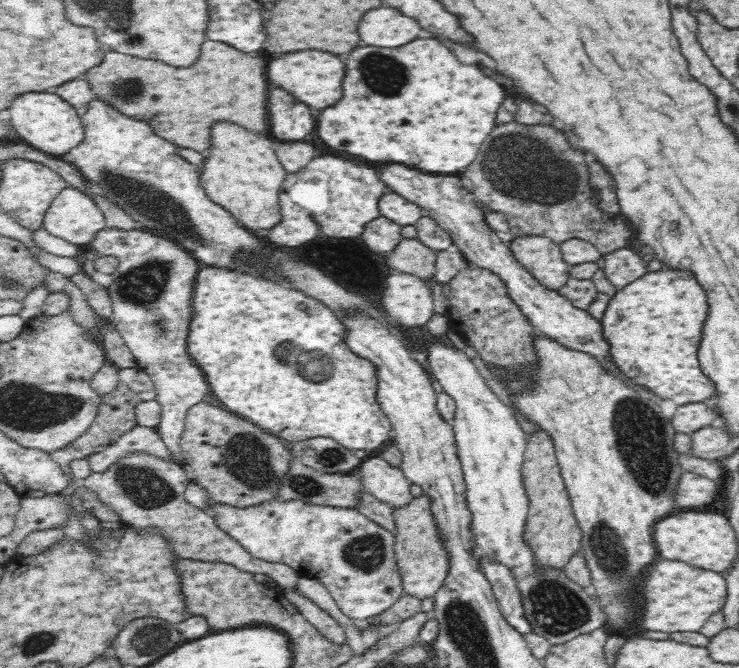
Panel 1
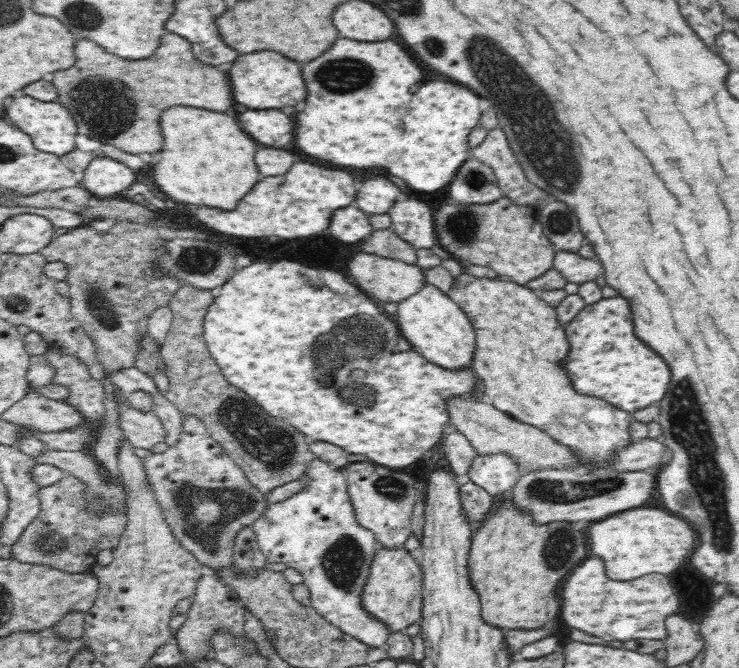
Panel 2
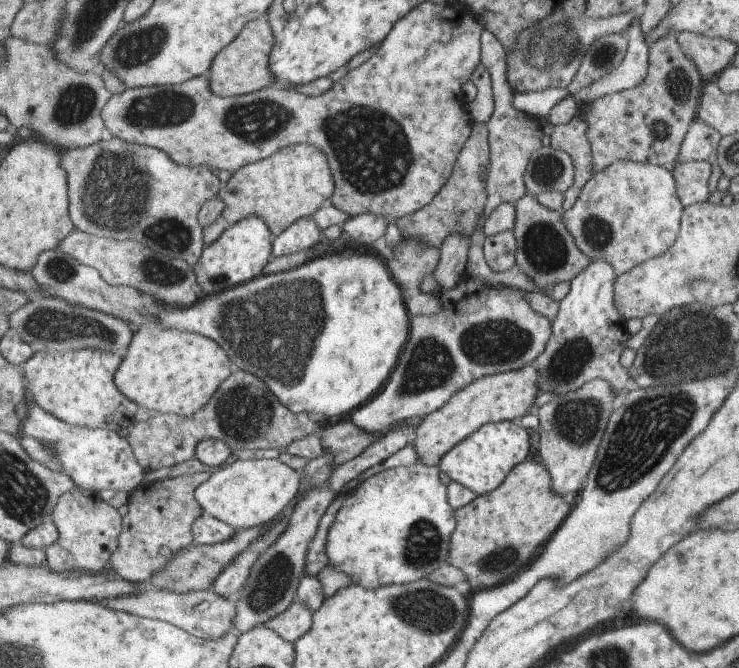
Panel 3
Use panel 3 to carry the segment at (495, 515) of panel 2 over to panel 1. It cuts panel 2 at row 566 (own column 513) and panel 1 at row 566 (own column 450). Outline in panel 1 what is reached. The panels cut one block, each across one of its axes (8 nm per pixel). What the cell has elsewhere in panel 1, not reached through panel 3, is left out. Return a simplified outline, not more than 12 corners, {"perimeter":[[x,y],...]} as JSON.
{"perimeter":[[550,434],[528,436],[526,540],[564,568],[580,524]]}

